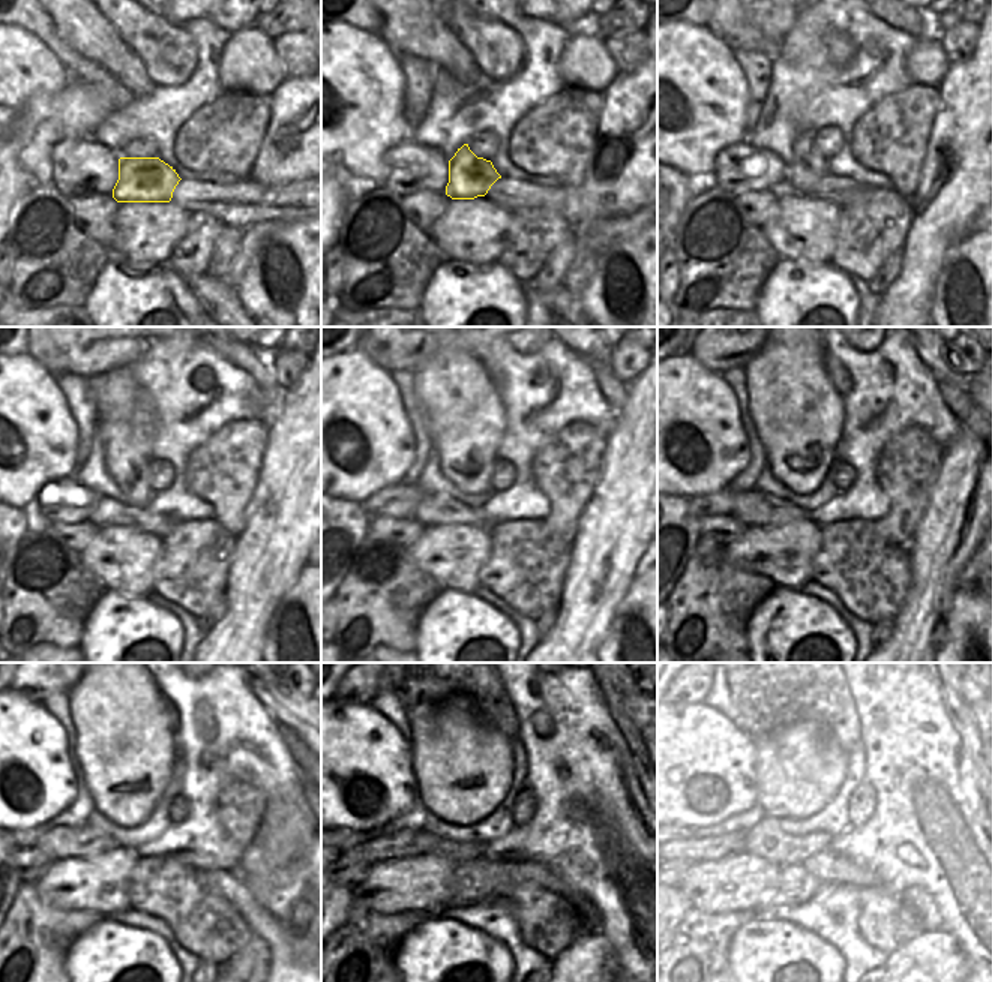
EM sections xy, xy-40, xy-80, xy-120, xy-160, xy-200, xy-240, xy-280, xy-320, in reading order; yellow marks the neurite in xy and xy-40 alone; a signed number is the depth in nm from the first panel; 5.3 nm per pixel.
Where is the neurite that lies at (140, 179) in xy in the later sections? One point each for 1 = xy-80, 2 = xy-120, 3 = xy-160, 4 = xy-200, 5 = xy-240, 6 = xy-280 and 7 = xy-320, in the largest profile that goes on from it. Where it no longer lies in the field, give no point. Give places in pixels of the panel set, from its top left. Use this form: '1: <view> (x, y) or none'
1: xy-80 (809, 165)
2: xy-120 (135, 492)
3: xy-160 (465, 485)
4: xy-200 (799, 485)
5: xy-240 (128, 819)
6: xy-280 (465, 817)
7: xy-320 (802, 814)

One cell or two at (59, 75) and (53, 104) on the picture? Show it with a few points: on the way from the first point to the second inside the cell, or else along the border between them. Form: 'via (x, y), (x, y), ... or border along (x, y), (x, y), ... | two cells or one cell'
border along (69, 77), (59, 90), (36, 92), (23, 105) | two cells

